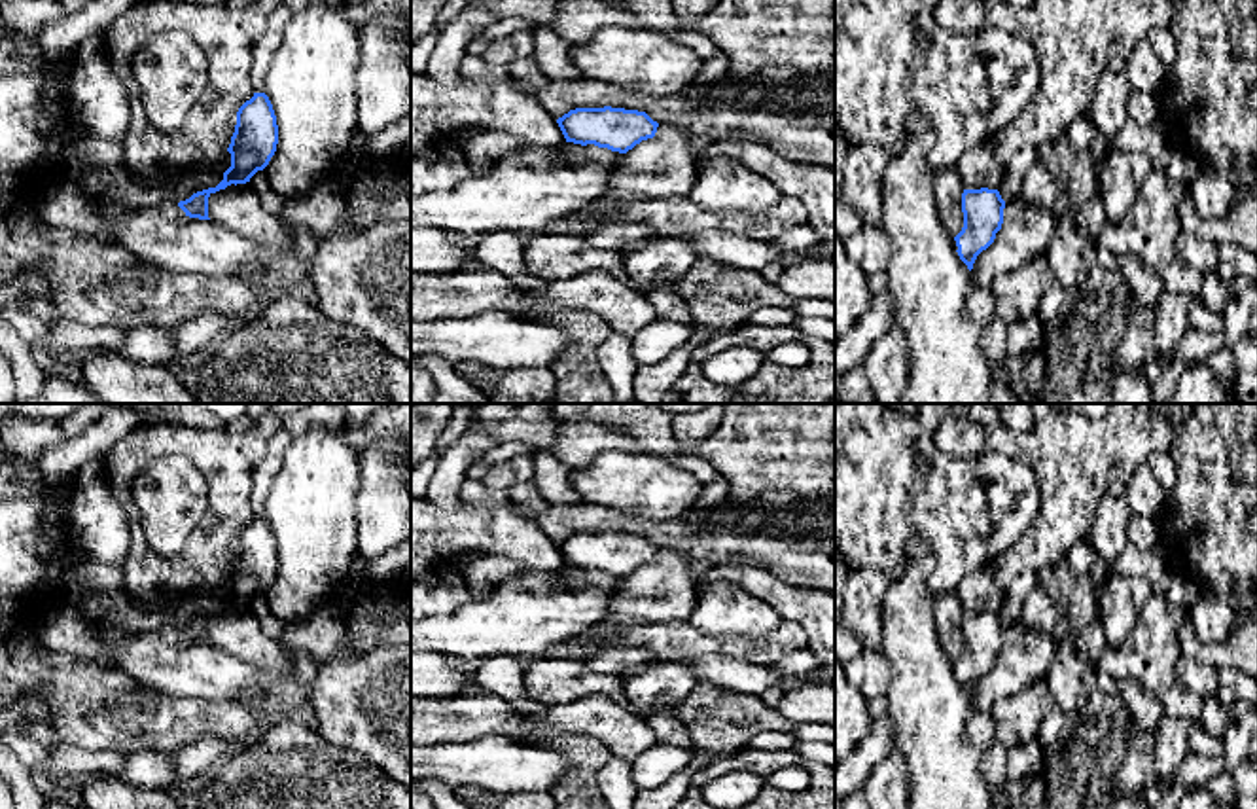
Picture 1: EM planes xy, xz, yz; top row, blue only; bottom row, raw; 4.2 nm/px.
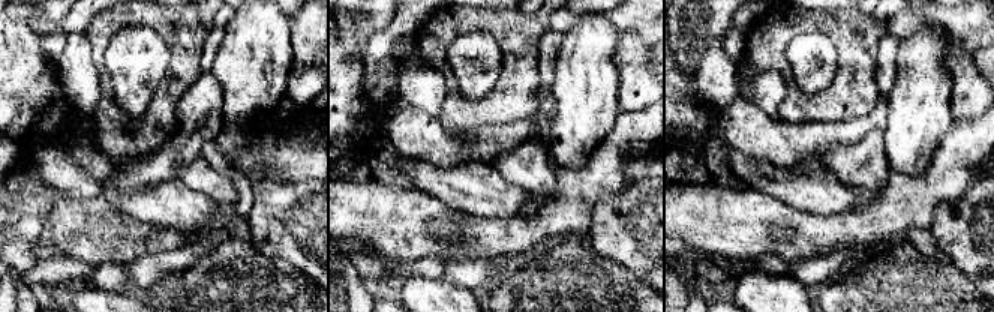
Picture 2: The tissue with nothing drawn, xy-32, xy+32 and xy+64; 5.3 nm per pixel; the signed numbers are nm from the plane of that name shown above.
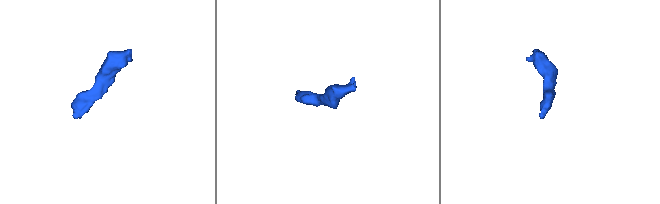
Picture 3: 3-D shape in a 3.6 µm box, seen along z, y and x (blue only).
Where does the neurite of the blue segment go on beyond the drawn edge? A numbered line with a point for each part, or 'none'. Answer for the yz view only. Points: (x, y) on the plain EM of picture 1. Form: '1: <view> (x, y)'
none

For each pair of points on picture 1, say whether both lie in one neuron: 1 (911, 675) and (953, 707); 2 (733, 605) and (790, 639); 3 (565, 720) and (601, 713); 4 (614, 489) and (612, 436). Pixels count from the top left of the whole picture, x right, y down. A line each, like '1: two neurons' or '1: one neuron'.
1: one neuron
2: two neurons
3: one neuron
4: two neurons

